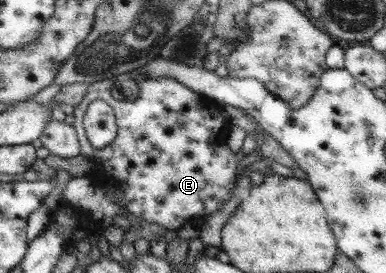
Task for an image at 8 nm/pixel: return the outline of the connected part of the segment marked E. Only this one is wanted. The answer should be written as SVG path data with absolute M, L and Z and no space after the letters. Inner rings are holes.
M111 76L110 78L100 79L98 82L91 82L88 84L88 91L84 93L84 99L80 101L75 107L73 107L72 116L74 117L74 122L72 124L72 128L76 133L77 141L79 142L79 155L84 156L86 159L91 160L92 163L95 163L95 173L94 177L92 177L92 184L100 187L103 190L105 187L107 190L106 199L109 202L112 202L114 205L120 204L126 211L141 219L142 221L146 221L150 224L156 224L158 226L162 226L164 230L177 230L178 228L182 228L186 222L193 223L195 220L201 218L201 220L206 220L210 214L213 214L218 210L218 208L225 202L230 194L232 194L232 190L235 186L235 177L236 174L236 165L238 161L236 160L236 156L232 153L229 148L225 145L225 131L228 128L228 122L224 118L224 115L221 113L222 108L221 105L215 103L213 100L206 99L200 94L196 94L192 92L192 90L188 90L183 84L180 82L176 82L174 78L168 78L168 76L160 76L160 78L146 78L146 80L136 79L135 82L138 85L139 93L138 97L132 101L124 101L124 100L116 100L110 95L110 90L114 88L114 81L117 79L115 76ZM94 100L102 100L110 106L112 109L112 113L114 113L114 119L116 119L116 137L108 146L105 148L96 149L93 148L86 139L86 134L84 132L84 128L82 126L83 116L86 112L86 107L90 104L90 102Z

